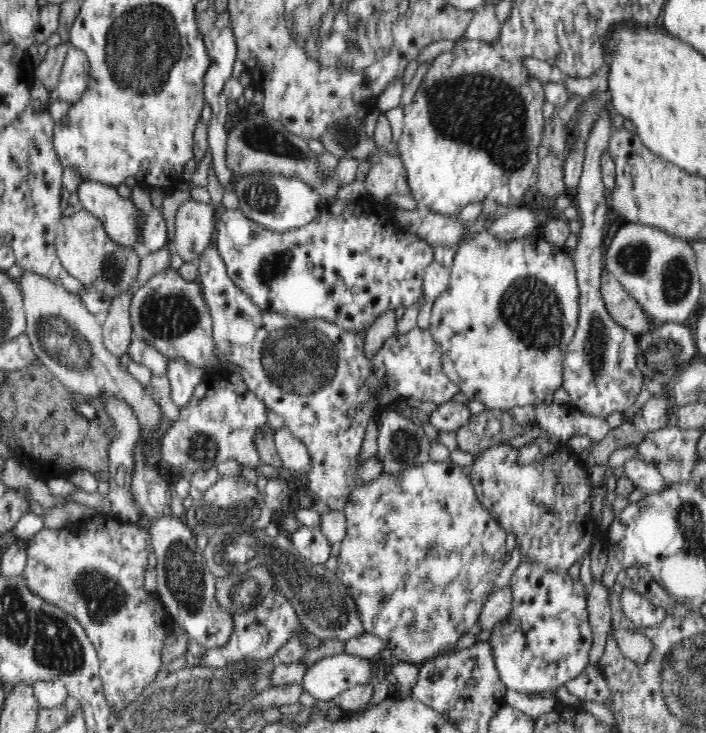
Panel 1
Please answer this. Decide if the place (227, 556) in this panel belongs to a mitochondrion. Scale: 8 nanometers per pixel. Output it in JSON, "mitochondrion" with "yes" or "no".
{"mitochondrion":"yes"}

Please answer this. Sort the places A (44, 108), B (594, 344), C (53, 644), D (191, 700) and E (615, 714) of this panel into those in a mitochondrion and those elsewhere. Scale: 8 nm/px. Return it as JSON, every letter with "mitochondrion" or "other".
{"A":"other","B":"mitochondrion","C":"mitochondrion","D":"mitochondrion","E":"other"}

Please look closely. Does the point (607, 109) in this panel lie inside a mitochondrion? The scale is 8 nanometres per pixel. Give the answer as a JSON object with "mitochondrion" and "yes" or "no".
{"mitochondrion":"no"}

